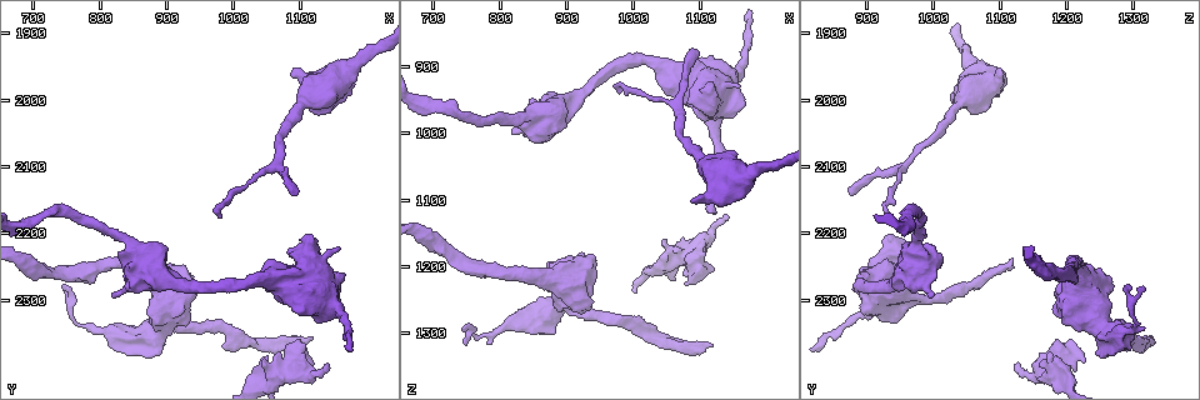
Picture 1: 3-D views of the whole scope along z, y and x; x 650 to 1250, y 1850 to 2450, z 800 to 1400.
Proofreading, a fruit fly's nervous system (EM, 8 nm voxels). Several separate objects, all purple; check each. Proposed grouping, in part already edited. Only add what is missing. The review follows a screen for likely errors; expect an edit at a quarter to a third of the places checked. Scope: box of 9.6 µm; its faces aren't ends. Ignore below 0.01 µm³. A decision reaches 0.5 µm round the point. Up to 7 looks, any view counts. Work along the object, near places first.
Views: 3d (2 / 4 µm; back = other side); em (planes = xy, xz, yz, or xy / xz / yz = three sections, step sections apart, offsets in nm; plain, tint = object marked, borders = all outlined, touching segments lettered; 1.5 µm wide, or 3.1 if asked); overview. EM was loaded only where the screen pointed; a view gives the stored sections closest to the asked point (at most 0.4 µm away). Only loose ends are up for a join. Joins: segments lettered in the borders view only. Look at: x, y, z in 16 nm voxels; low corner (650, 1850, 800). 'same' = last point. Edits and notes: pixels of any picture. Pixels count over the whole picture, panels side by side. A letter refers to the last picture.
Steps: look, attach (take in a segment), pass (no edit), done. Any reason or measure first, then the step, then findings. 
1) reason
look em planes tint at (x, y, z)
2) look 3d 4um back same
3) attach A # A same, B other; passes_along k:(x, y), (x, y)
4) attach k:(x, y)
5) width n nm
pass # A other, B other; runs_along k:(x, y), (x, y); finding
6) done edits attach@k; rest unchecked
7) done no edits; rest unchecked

an open end
look 3d 4um at (1140, 2395, 1125)

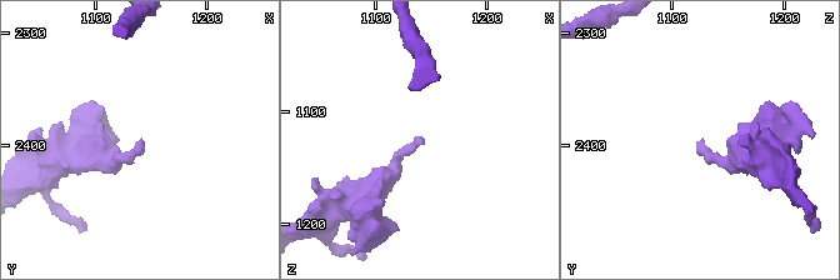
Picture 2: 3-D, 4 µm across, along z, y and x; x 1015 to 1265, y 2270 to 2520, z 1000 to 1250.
look em xz step 4 tint at (1142, 2396, 1130)

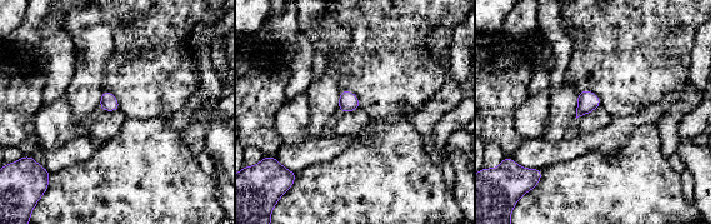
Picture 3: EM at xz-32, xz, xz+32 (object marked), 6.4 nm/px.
cut it another way
look em planes borders same

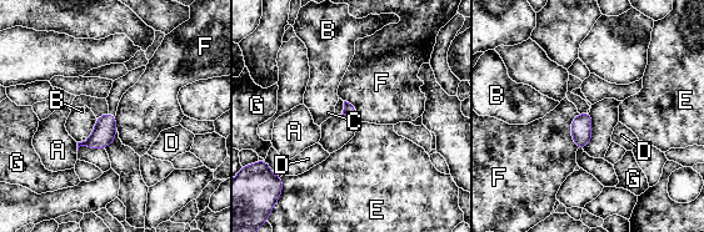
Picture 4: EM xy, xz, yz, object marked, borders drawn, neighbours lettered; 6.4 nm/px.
pass # A other, B other, C other, D other, E other, F other, G other; border 4:(579, 114), (572, 121), (577, 147); no lettered segment goes on from it

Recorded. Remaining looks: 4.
free end
look 3d 4um at (1115, 2355, 1320)

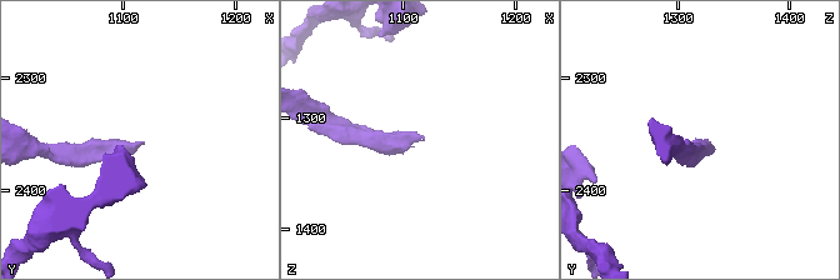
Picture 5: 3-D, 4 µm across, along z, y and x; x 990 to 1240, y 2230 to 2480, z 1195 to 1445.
look em yz step 8 tint at (1120, 2358, 1320)

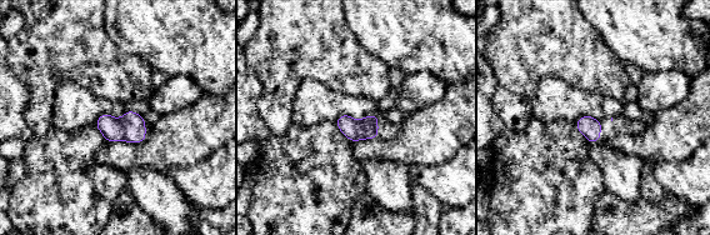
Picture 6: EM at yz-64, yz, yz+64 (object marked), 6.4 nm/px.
look em planes borders same

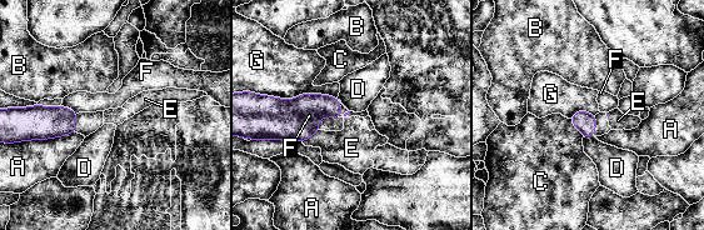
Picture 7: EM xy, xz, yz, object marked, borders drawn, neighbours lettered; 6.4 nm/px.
longest_contact G 460 nm
attach E # A other, B other, C other, D other, E same, F other, G other; it goes on there

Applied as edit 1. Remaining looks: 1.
done edits attach@7; rest unchecked

